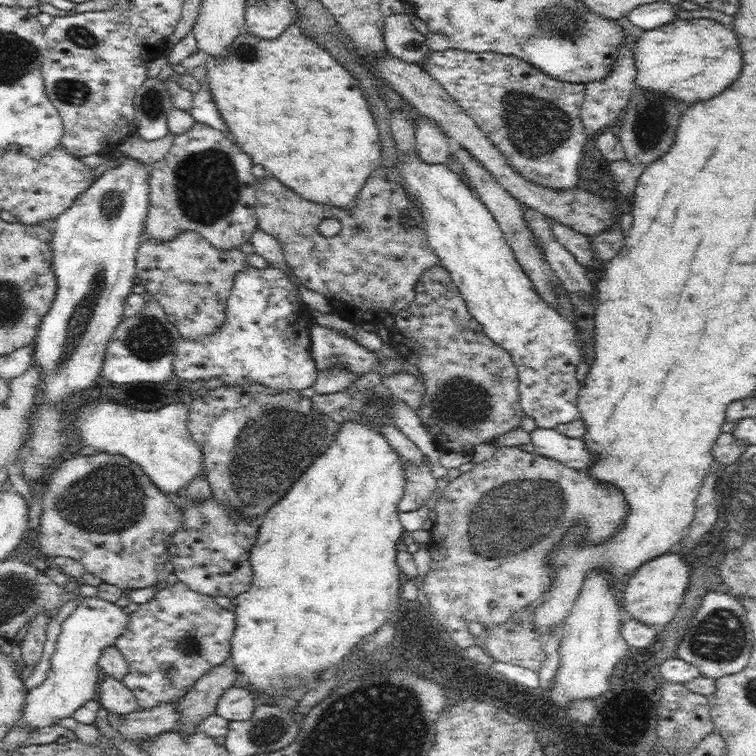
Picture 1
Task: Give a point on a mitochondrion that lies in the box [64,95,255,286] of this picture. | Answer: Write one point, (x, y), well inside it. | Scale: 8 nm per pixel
(206, 186)

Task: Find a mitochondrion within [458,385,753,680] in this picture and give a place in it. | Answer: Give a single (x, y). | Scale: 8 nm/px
(721, 635)

